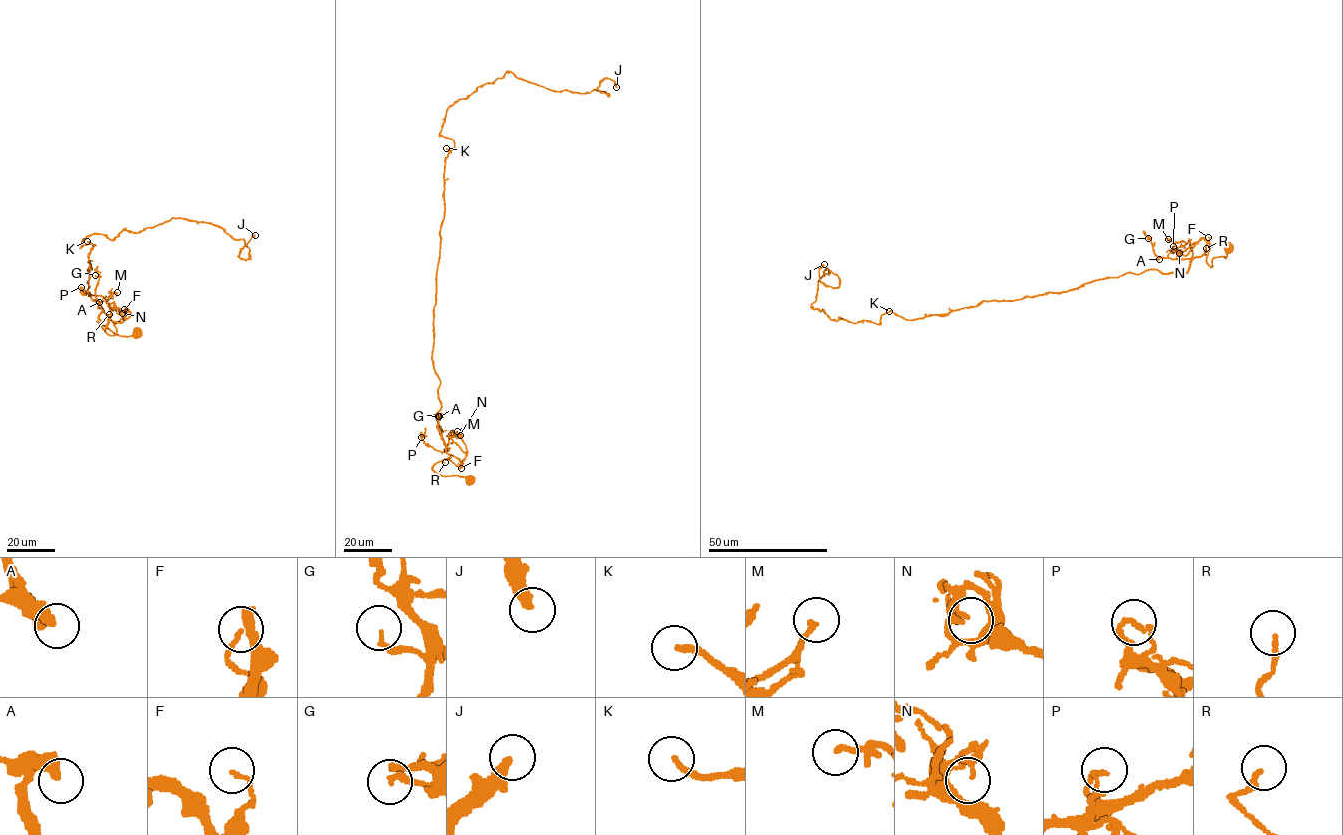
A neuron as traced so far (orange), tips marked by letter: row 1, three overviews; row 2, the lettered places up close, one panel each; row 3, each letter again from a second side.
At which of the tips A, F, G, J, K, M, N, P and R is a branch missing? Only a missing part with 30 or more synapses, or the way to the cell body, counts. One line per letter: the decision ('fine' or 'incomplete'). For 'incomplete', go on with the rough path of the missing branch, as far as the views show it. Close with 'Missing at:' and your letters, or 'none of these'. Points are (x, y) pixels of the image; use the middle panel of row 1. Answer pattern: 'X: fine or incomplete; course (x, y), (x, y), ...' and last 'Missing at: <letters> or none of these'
A: fine
F: fine
G: fine
J: fine
K: incomplete; course (446, 148), (475, 142), (478, 155), (490, 153), (497, 162), (504, 278)
M: fine
N: fine
P: fine
R: fine
Missing at: K

